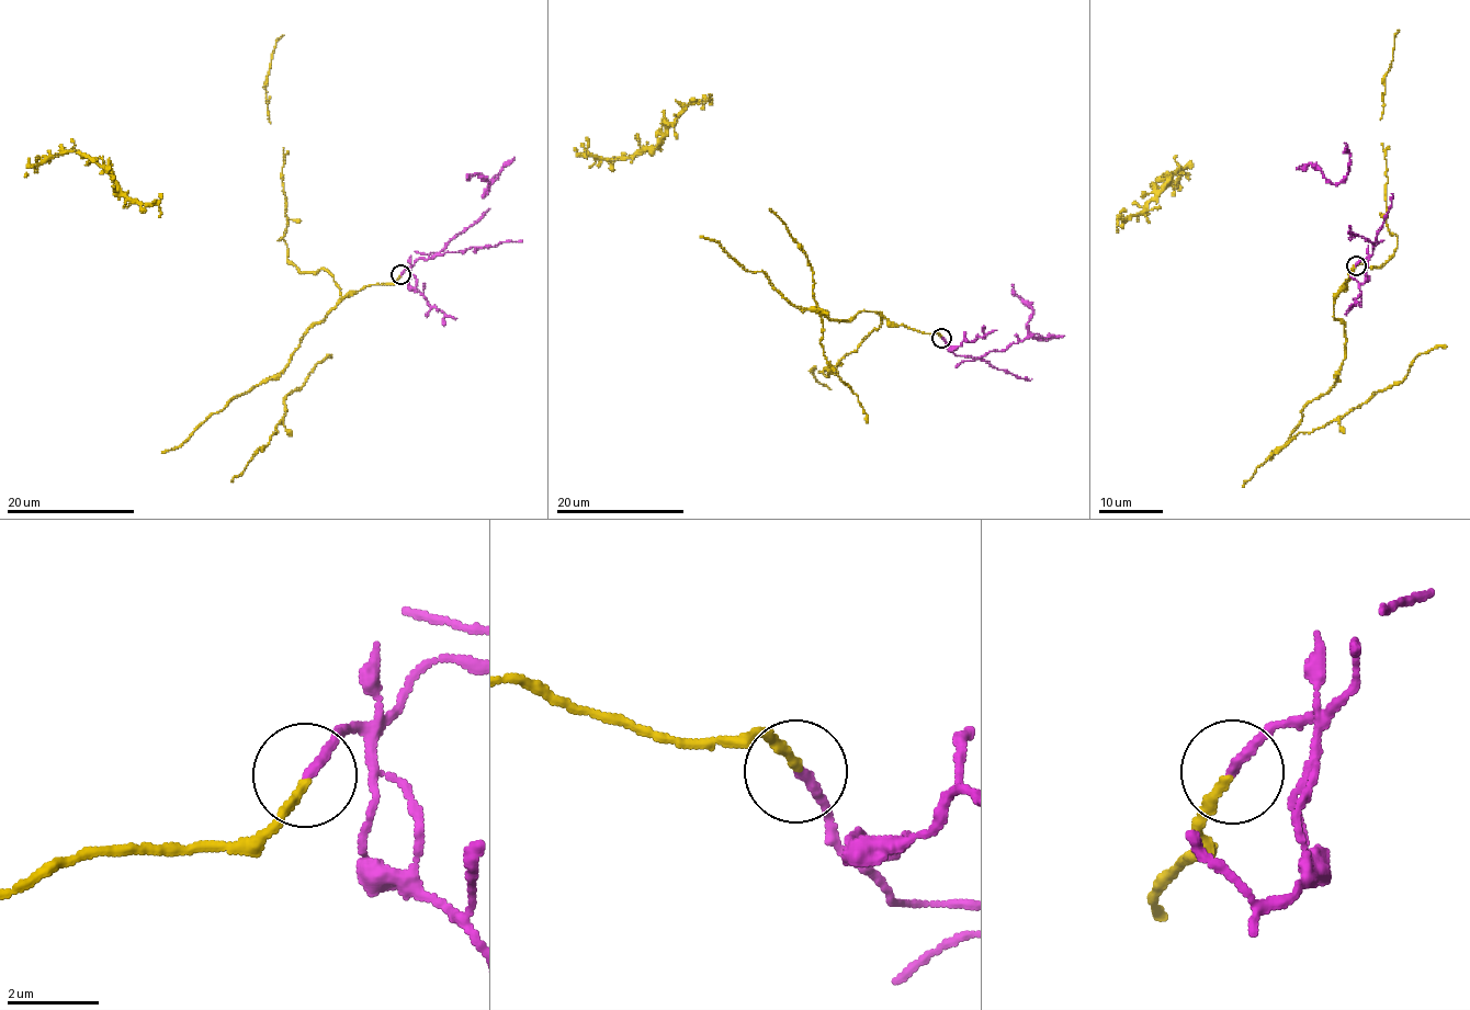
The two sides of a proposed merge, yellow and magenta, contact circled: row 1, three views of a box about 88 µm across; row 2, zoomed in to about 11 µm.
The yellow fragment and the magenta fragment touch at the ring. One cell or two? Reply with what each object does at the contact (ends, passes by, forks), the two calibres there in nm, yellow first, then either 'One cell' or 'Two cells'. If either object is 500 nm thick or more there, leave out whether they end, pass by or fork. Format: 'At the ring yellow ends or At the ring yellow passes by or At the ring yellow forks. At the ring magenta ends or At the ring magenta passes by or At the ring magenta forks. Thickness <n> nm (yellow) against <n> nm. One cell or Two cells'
At the ring yellow ends. At the ring magenta ends. Thickness 190 nm (yellow) against 220 nm. Two cells

